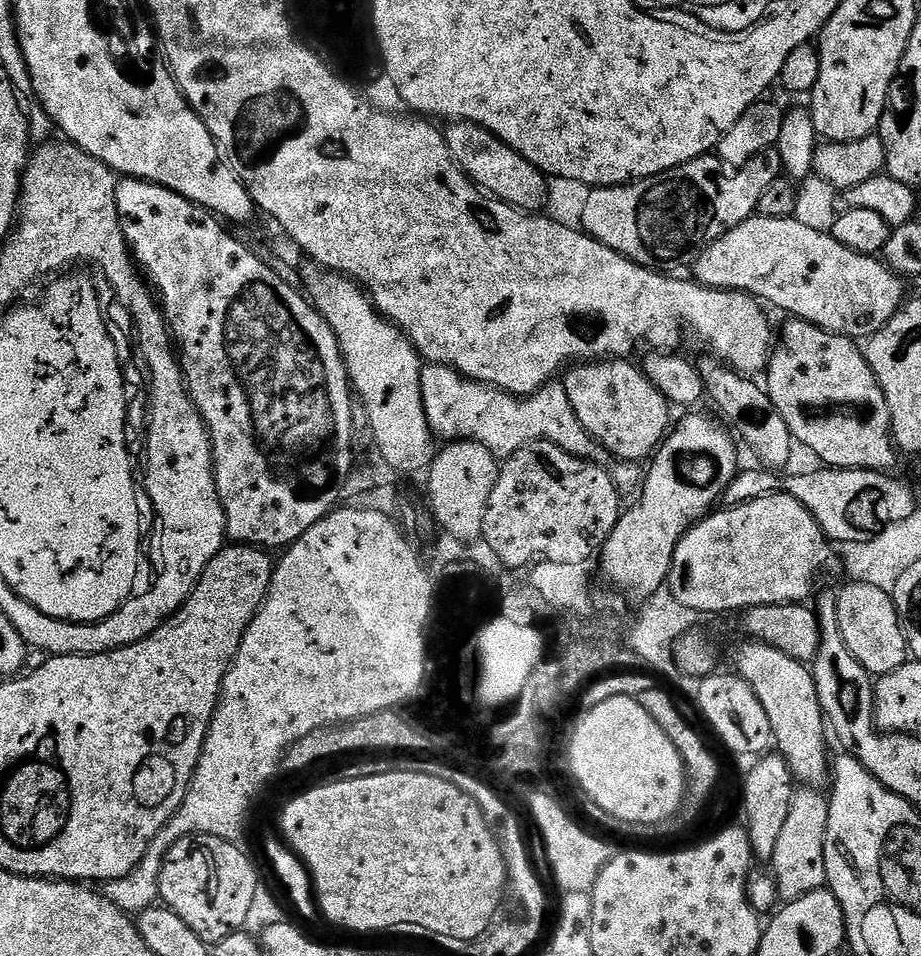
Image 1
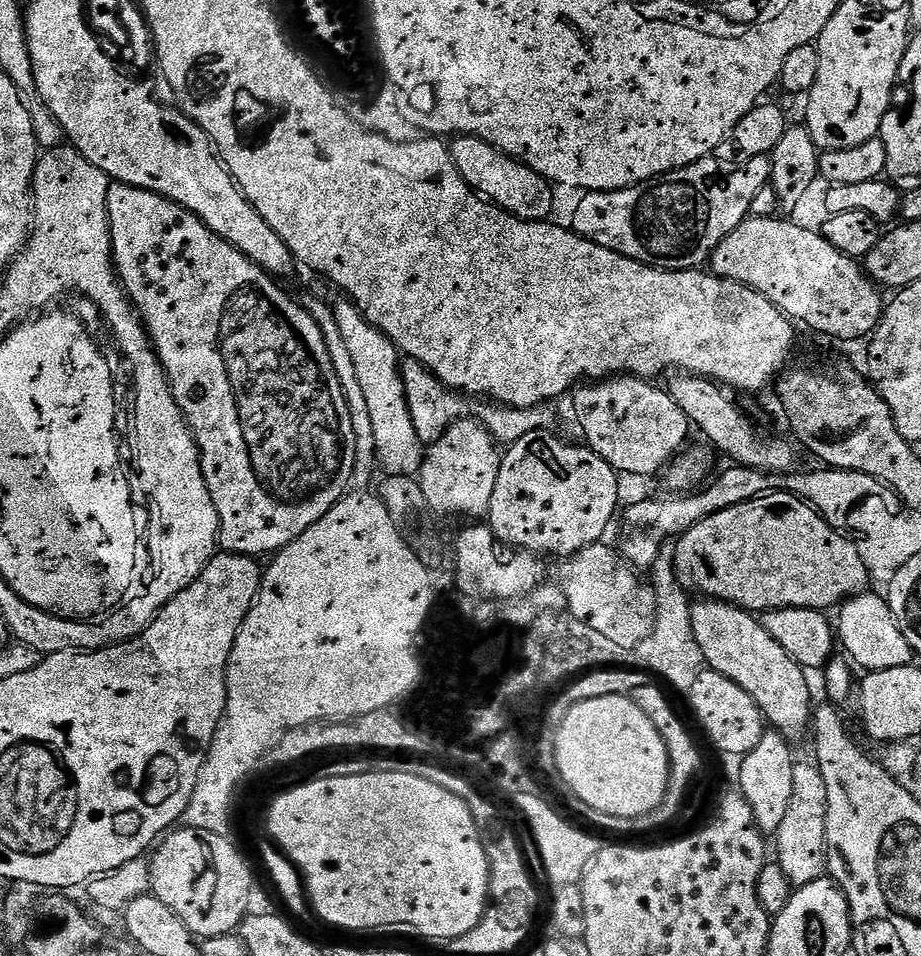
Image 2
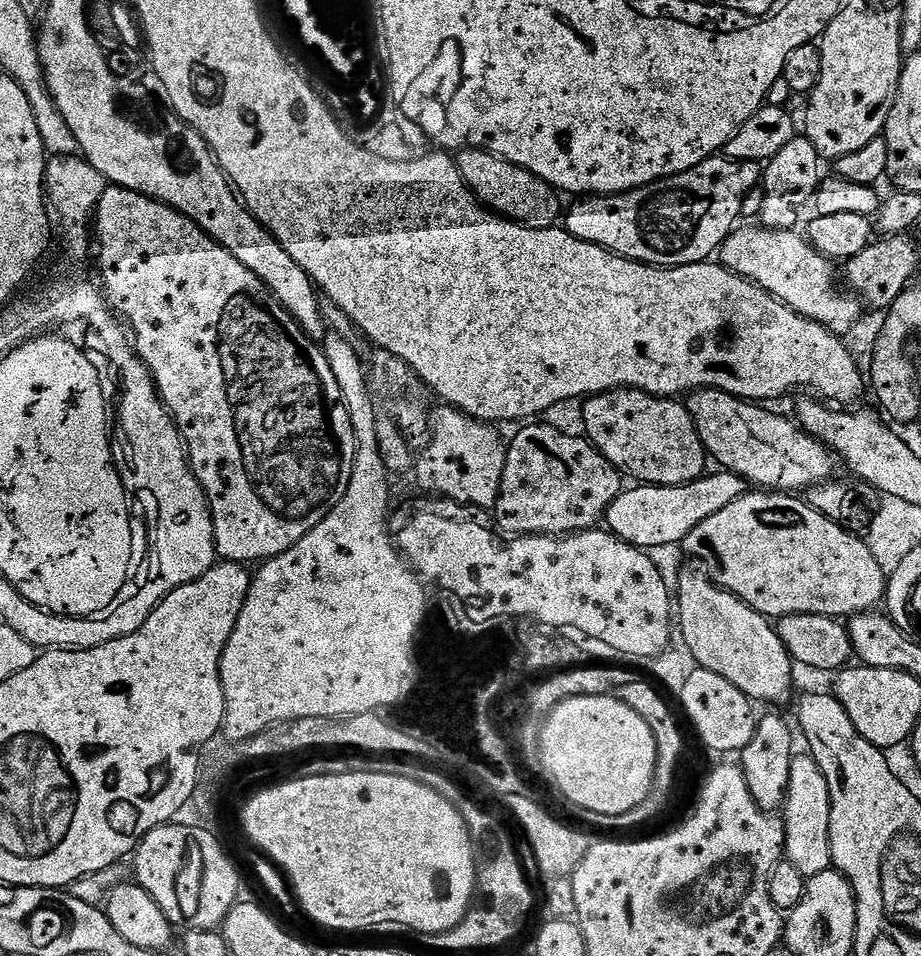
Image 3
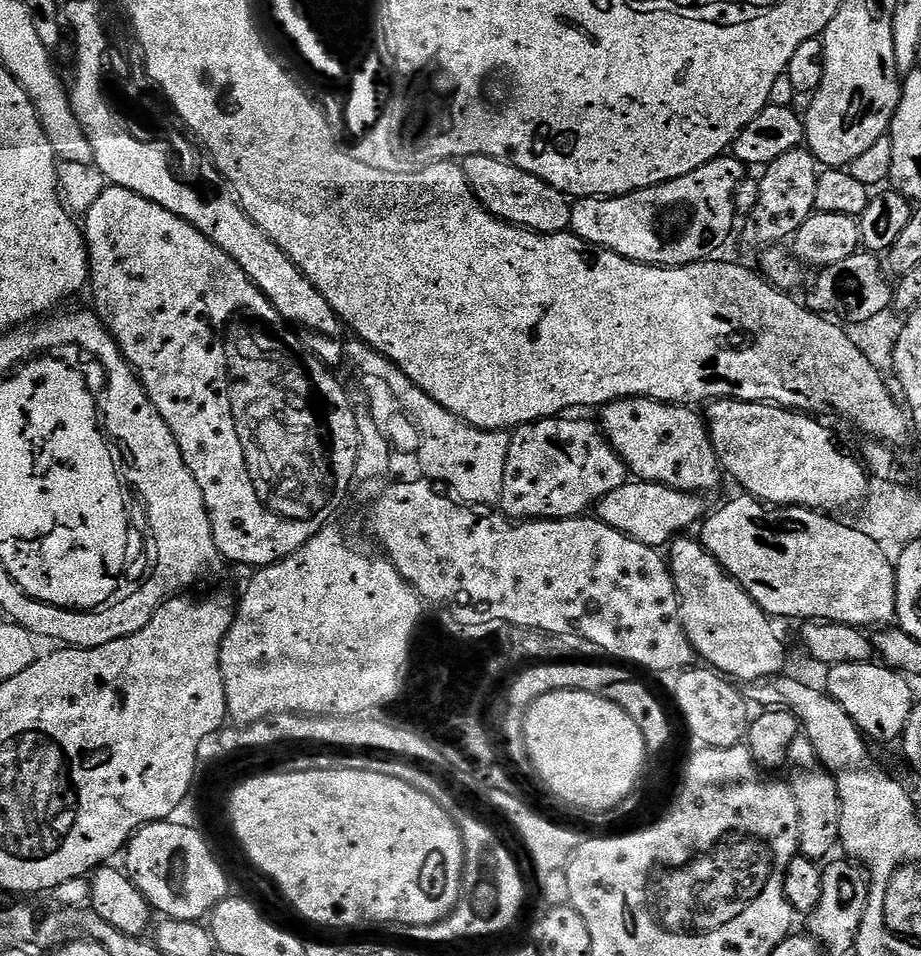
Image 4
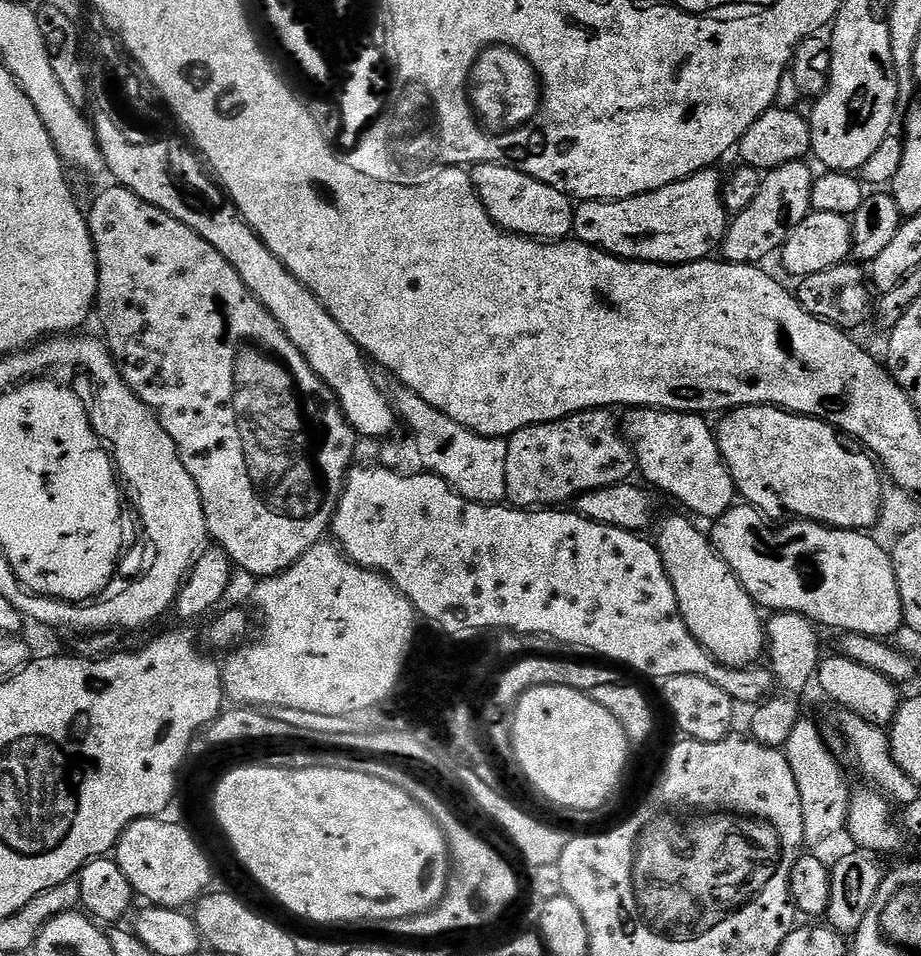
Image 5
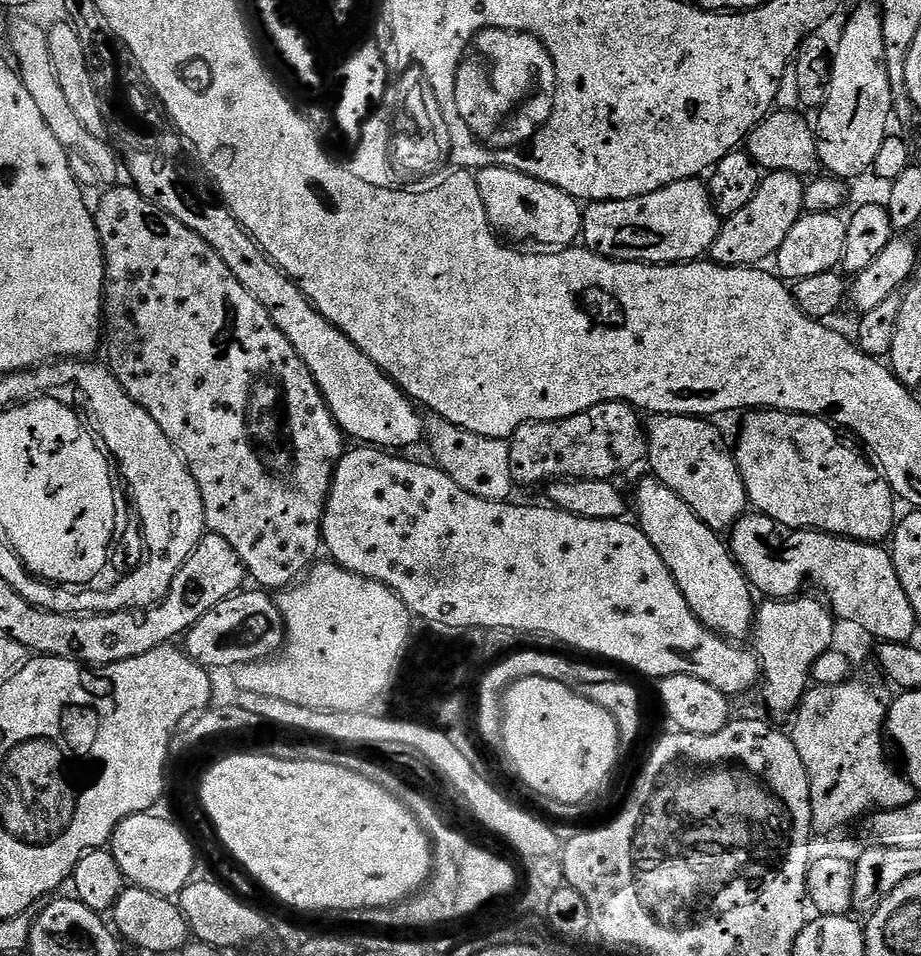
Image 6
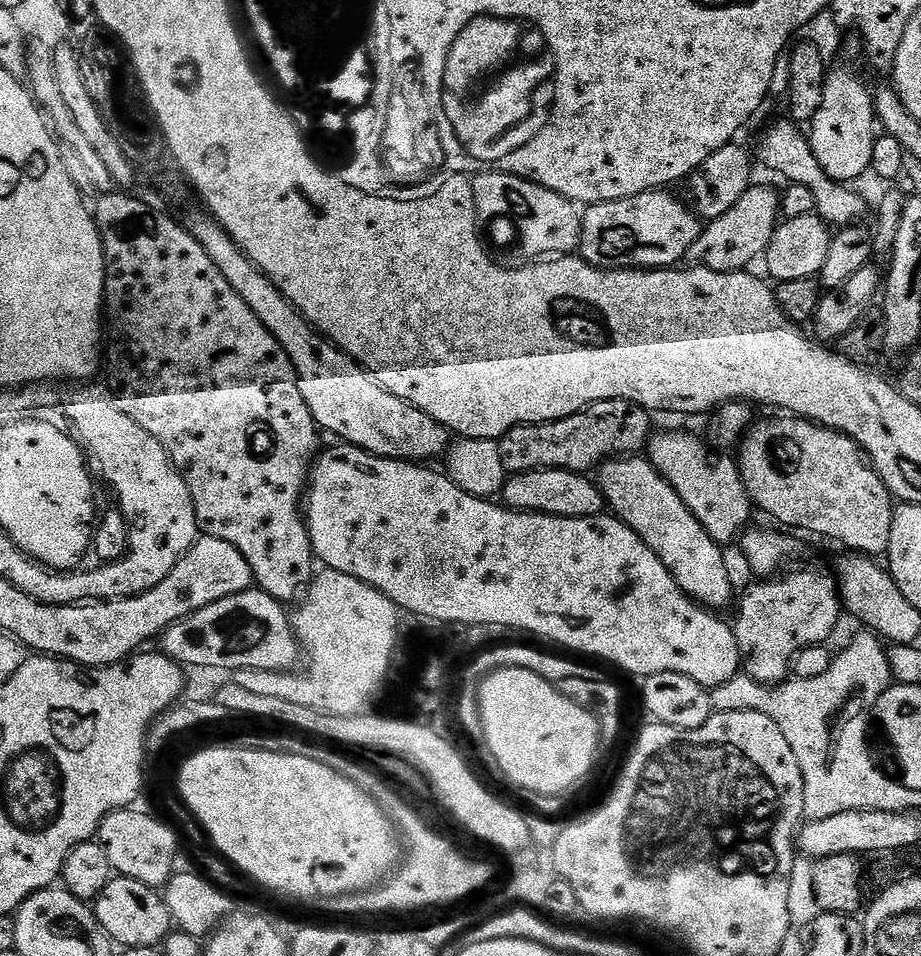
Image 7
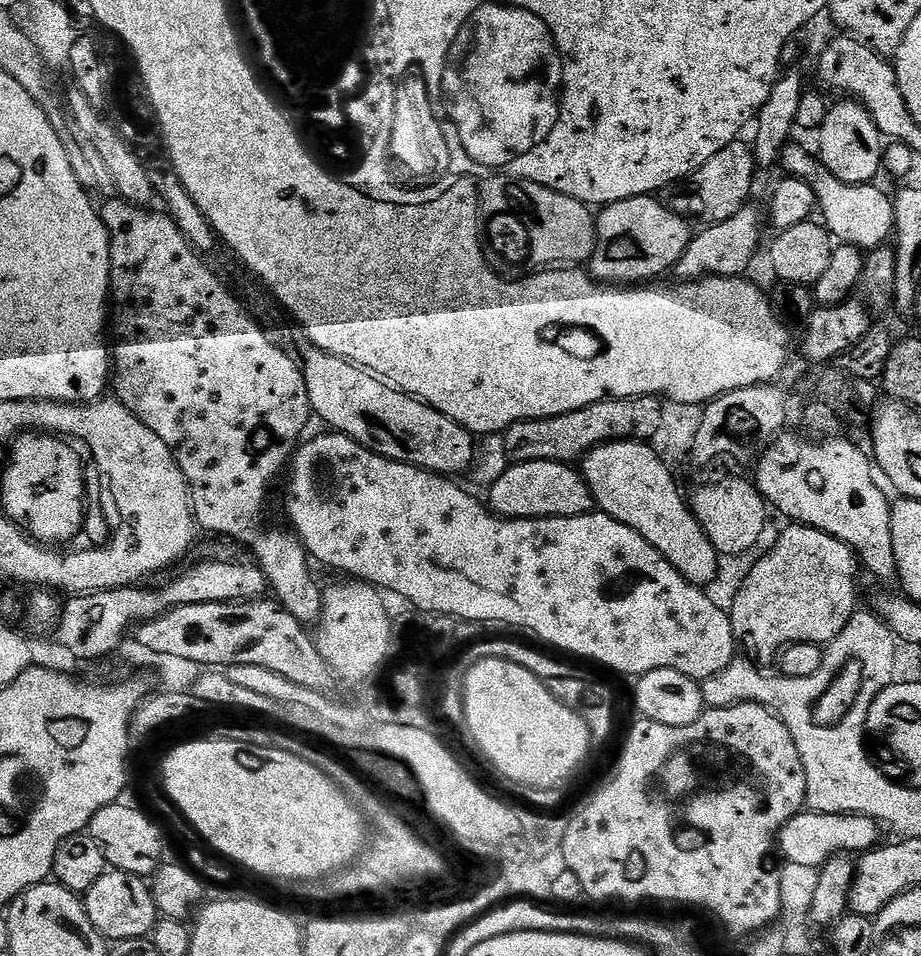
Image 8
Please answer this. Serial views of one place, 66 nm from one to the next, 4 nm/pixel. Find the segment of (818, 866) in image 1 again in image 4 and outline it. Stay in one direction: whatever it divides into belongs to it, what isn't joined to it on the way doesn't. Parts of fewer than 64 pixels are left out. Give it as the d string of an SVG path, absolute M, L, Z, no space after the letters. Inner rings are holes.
M802 734L792 743L788 764L796 767L790 777L790 783L800 815L799 855L817 862L823 861L823 856L833 855L832 847L837 847L840 838L840 799L836 783L826 769L818 766L814 746L810 746L810 742Z

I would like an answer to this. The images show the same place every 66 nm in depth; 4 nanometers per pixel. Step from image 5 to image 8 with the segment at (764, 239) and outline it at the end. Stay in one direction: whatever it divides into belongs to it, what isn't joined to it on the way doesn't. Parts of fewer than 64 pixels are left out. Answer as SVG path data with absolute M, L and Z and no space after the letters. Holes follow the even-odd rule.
M751 206L737 210L734 218L705 227L705 232L697 231L688 243L674 269L681 281L698 280L705 276L738 276L747 273L748 263L756 256L760 244L760 212Z

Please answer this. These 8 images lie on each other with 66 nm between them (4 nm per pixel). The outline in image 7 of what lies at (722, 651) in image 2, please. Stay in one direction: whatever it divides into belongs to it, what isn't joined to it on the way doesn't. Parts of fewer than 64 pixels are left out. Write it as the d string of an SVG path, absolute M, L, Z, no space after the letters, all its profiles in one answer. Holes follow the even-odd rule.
M617 458L601 464L598 487L611 515L634 529L638 538L658 554L662 566L670 570L674 582L678 582L683 592L709 610L721 610L731 602L734 581L728 573L725 549L706 534L702 522L694 518L686 502L678 498L670 482L657 472L651 460Z

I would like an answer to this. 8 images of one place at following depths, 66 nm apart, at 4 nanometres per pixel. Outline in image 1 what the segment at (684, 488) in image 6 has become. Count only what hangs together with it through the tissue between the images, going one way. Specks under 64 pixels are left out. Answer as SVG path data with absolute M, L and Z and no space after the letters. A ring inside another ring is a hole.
M624 358L580 362L569 367L563 373L562 383L570 405L573 406L574 414L577 415L578 422L596 443L605 449L608 456L620 462L641 462L640 460L644 459L647 461L663 444L665 436L668 435L670 431L670 420L668 424L670 405L668 399L648 381L643 371L637 365L635 368L634 365L628 363L632 362Z

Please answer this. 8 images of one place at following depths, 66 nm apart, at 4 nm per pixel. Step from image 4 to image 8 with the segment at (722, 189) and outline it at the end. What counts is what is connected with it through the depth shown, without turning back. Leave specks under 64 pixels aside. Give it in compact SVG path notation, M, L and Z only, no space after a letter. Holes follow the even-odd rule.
M635 196L622 202L605 204L596 216L596 245L590 257L590 275L593 280L608 286L636 286L641 282L655 281L652 279L662 275L667 268L668 271L675 269L693 235L693 225L685 217L674 214L652 196Z

